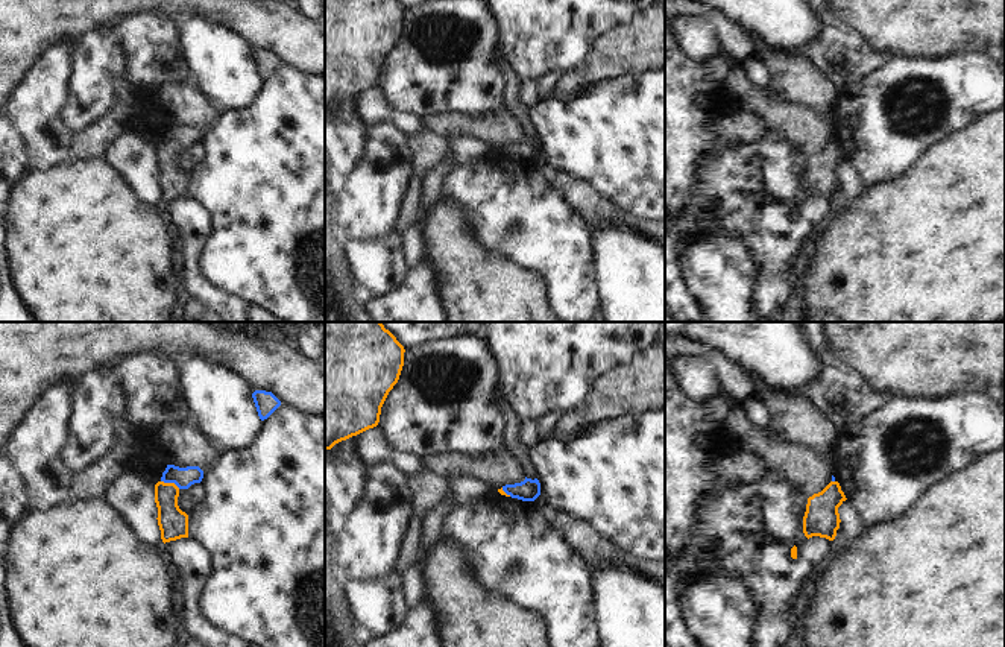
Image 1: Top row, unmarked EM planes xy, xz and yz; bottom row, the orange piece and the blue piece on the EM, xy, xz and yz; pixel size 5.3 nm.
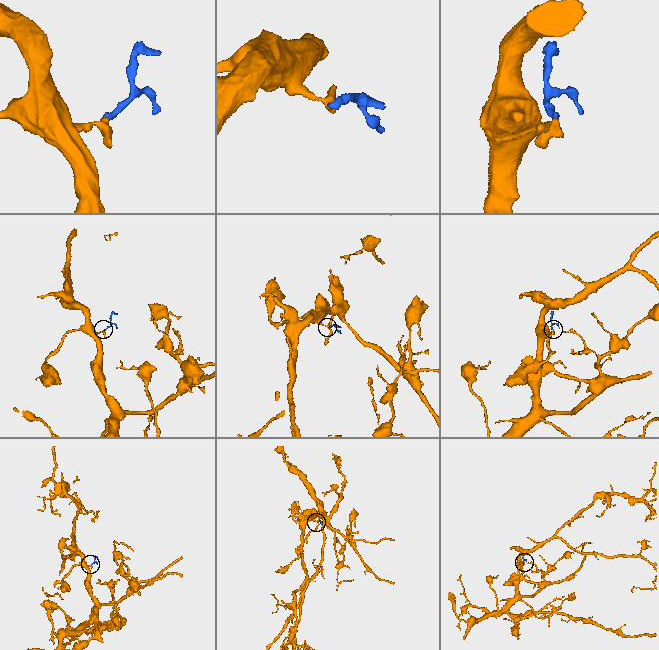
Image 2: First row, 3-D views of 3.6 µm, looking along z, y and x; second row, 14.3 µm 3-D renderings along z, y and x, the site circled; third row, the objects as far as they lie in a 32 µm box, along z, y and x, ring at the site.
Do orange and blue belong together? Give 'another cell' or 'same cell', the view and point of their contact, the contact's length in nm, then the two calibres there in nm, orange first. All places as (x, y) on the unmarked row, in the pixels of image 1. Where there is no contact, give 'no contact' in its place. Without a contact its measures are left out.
same cell; contact xy (170, 143); length 110 nm; calibres 160 and 110 nm

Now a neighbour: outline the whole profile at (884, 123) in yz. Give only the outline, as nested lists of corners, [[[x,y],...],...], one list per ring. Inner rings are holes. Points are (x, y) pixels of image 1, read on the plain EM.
[[[984,53],[893,58],[884,68],[840,91],[833,137],[865,187],[890,184],[911,172],[928,149],[982,114],[1003,108],[1005,71]]]

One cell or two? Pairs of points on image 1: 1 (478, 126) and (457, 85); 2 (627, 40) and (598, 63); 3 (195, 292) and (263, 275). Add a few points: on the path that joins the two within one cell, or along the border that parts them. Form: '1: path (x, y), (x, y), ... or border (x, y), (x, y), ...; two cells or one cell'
1: border (503, 105), (483, 114), (436, 114); two cells
2: path (620, 46), (606, 59); one cell
3: border (196, 257), (199, 272), (211, 284), (248, 301); two cells

